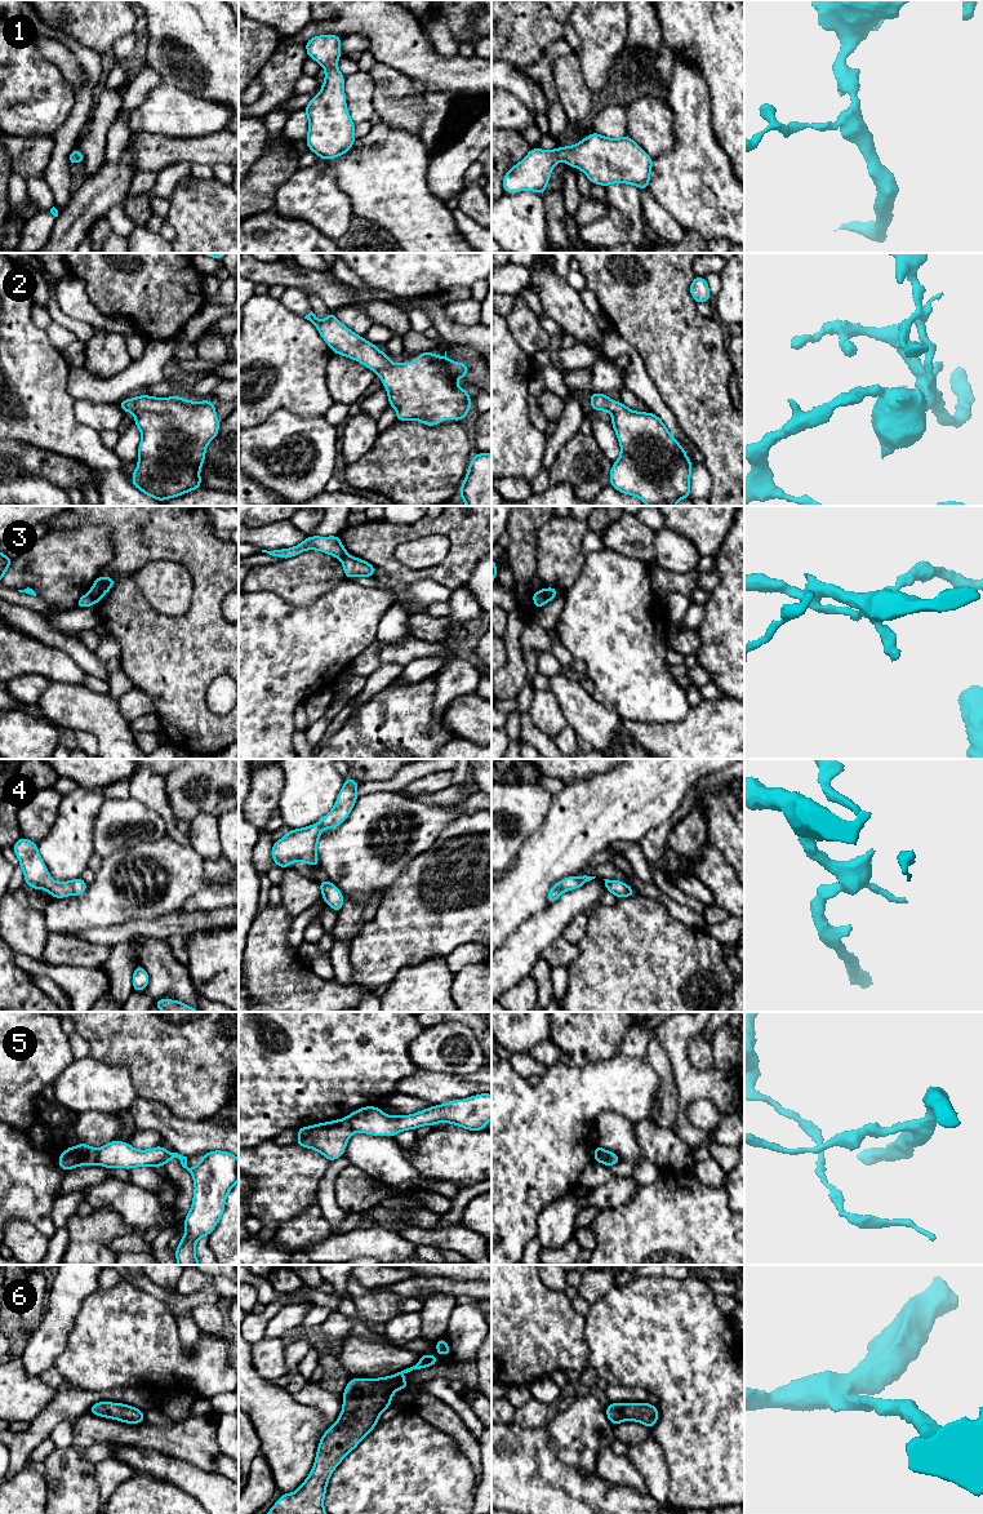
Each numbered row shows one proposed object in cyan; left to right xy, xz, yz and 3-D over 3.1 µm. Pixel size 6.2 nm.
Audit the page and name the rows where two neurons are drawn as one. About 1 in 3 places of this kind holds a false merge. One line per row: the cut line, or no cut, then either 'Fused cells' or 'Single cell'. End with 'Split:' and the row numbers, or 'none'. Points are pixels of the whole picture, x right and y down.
1: No split. Single cell
2: No split. Single cell
3: Split along xy (89, 593), (96, 603). Fused cells
4: No split. Single cell
5: Split along xy (96, 1150), (97, 1163). Fused cells
6: No split. Single cell
Split: 3, 5

